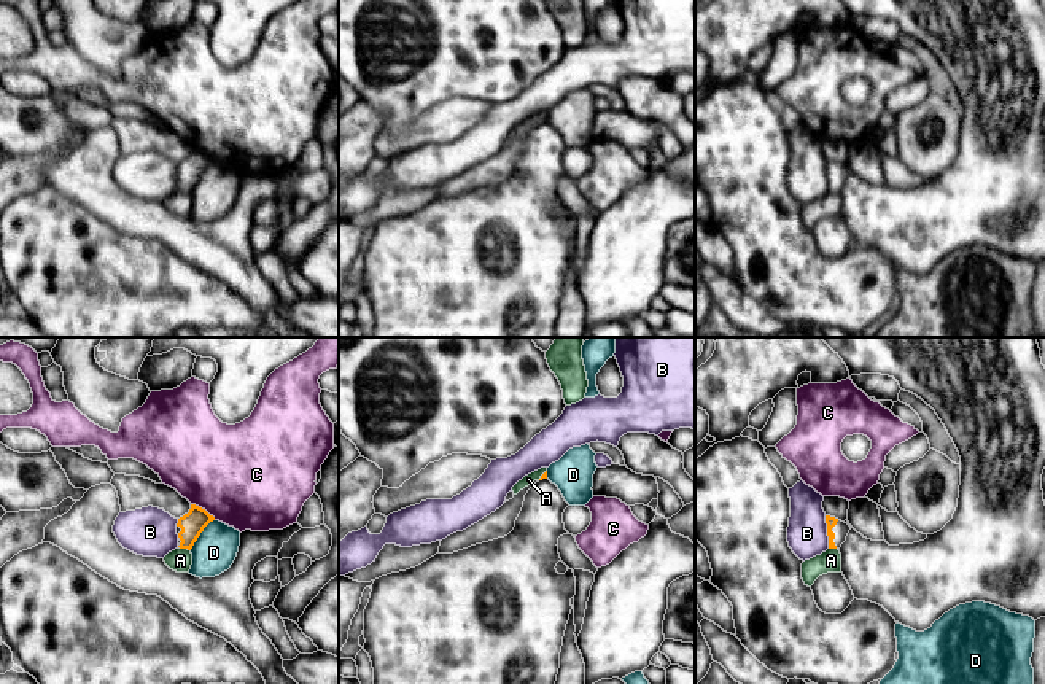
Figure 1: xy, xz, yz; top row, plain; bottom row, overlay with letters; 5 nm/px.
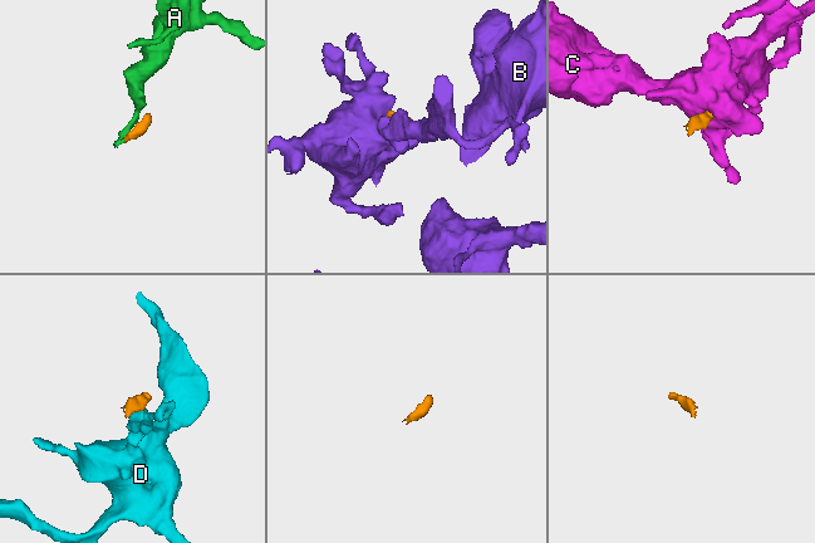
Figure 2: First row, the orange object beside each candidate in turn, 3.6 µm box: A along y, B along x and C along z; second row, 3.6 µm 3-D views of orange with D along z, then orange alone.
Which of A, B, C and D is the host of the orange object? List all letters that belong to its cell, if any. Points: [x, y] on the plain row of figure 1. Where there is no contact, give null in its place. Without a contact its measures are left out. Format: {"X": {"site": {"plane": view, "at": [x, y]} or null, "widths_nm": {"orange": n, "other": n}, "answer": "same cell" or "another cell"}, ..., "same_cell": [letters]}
{"A": {"site": {"plane": "xy", "at": [185, 191]}, "widths_nm": {"orange": 120, "other": 120}, "answer": "another cell"}, "B": {"site": {"plane": "yz", "at": [827, 175]}, "widths_nm": {"orange": 50, "other": 200}, "answer": "another cell"}, "C": {"site": {"plane": "xy", "at": [204, 153]}, "widths_nm": {"orange": 120, "other": 500}, "answer": "another cell"}, "D": {"site": {"plane": "xy", "at": [199, 178]}, "widths_nm": {"orange": 120, "other": 220}, "answer": "another cell"}, "same_cell": []}

